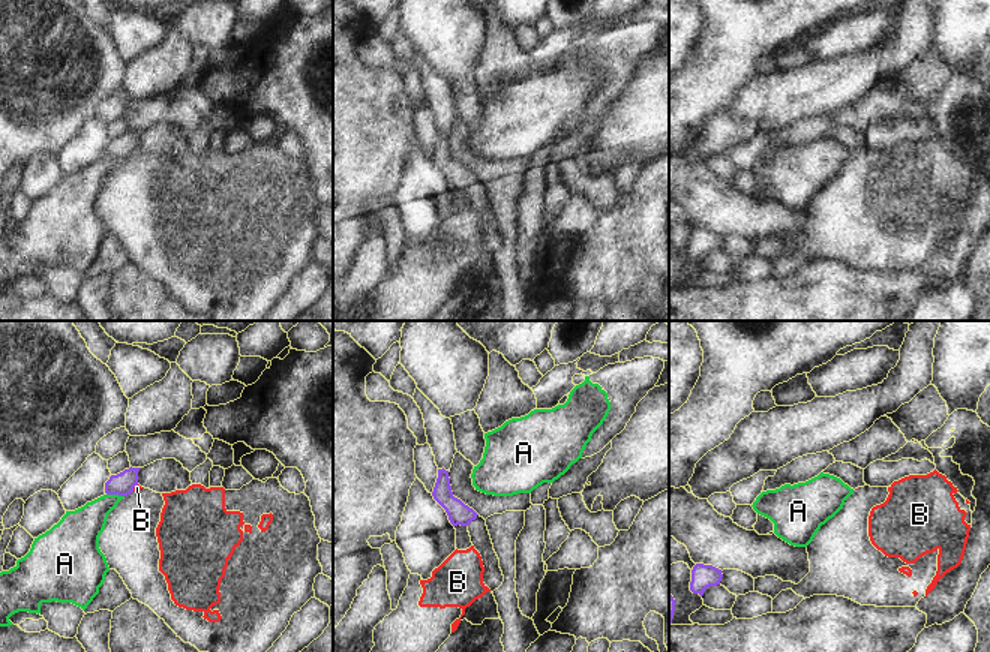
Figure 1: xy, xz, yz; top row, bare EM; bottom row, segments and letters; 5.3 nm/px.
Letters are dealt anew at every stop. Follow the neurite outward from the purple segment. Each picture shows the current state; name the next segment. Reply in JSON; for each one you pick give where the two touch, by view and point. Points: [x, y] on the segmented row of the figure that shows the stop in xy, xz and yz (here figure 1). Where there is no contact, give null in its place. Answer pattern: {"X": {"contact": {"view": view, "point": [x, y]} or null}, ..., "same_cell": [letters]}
{"same_cell": []}

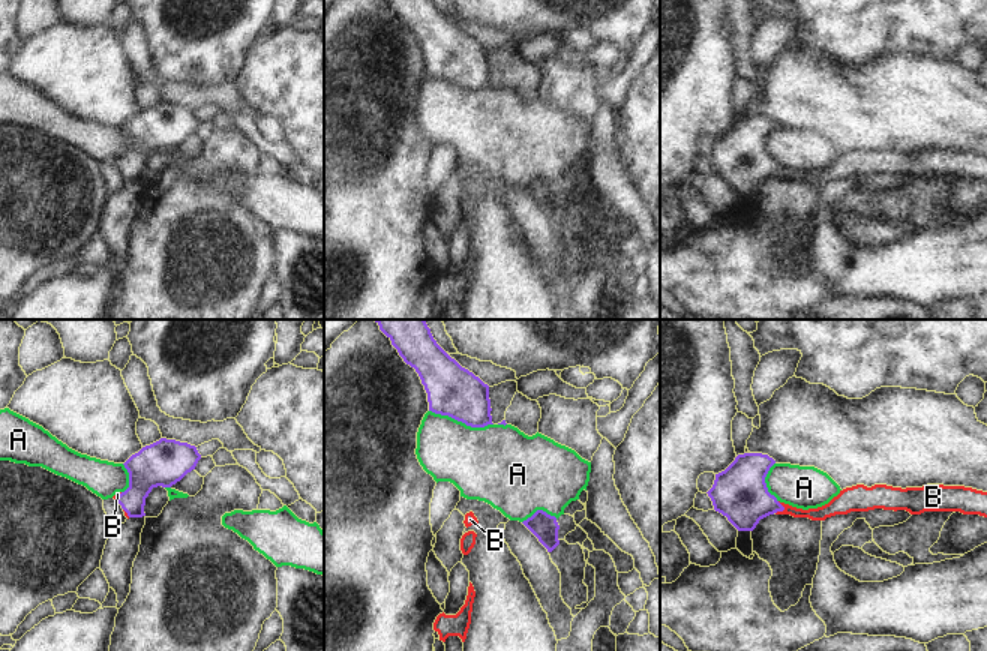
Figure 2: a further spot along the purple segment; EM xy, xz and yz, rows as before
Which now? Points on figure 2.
{"B": {"contact": {"view": "yz", "point": [783, 509]}}, "same_cell": ["B"]}

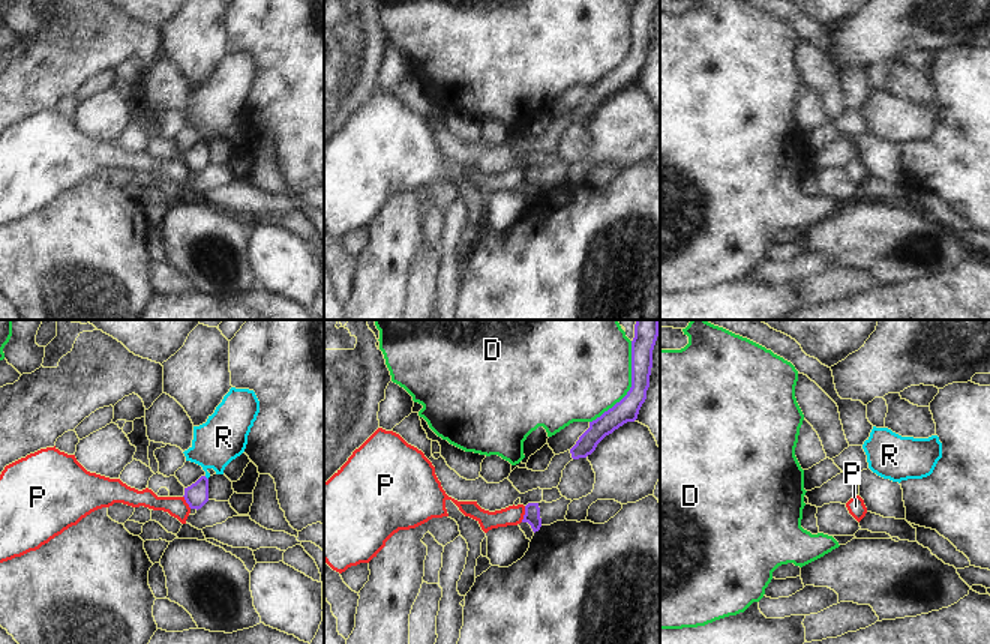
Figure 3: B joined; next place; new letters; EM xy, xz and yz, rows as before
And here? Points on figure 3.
{"same_cell": []}

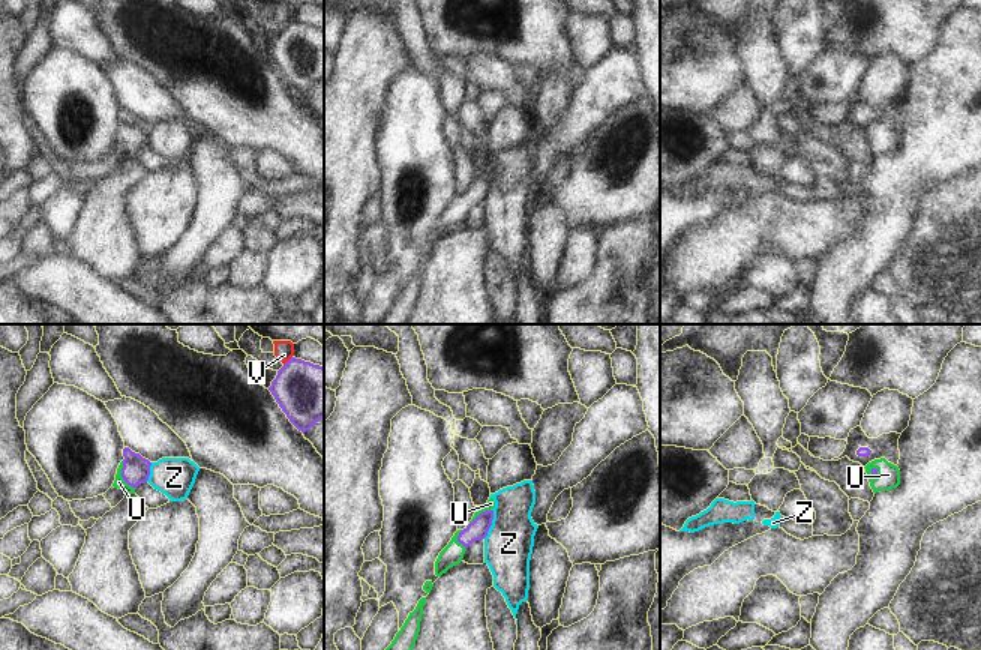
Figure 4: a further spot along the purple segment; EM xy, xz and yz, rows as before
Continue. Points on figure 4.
{"U": {"contact": {"view": "xy", "point": [122, 476]}}, "same_cell": ["U"]}

